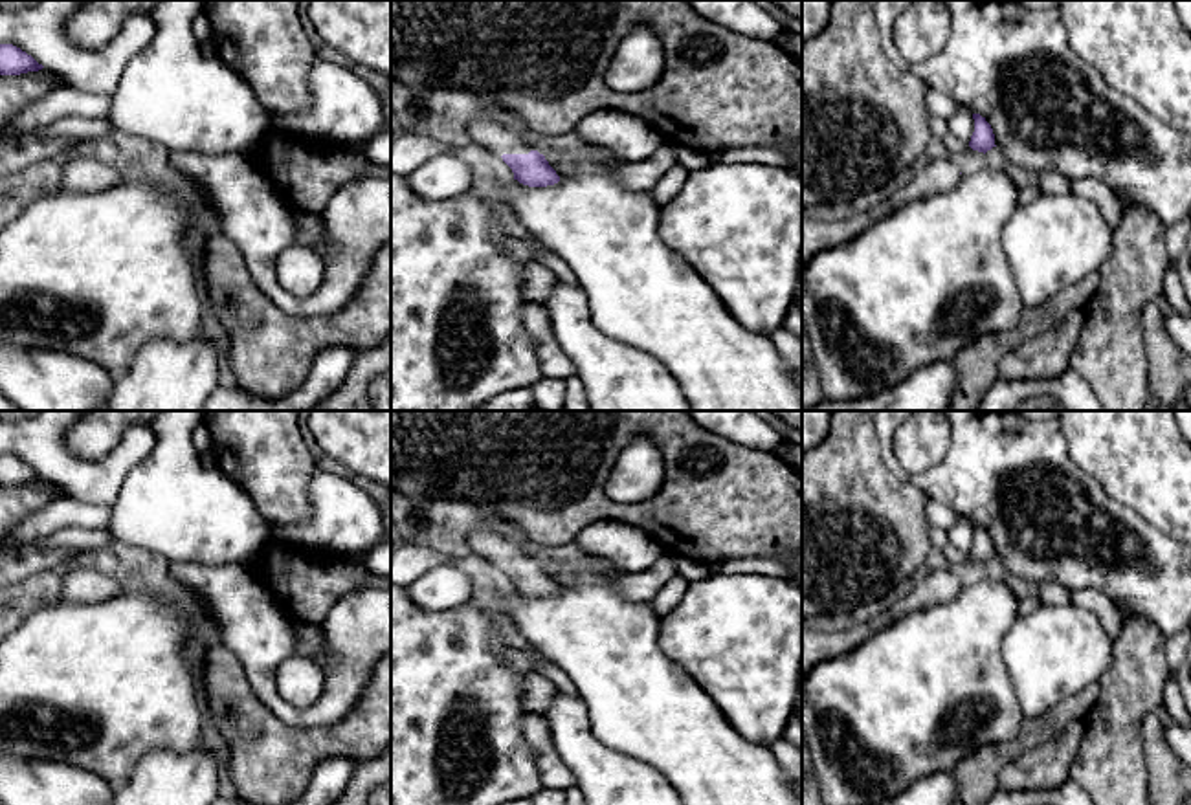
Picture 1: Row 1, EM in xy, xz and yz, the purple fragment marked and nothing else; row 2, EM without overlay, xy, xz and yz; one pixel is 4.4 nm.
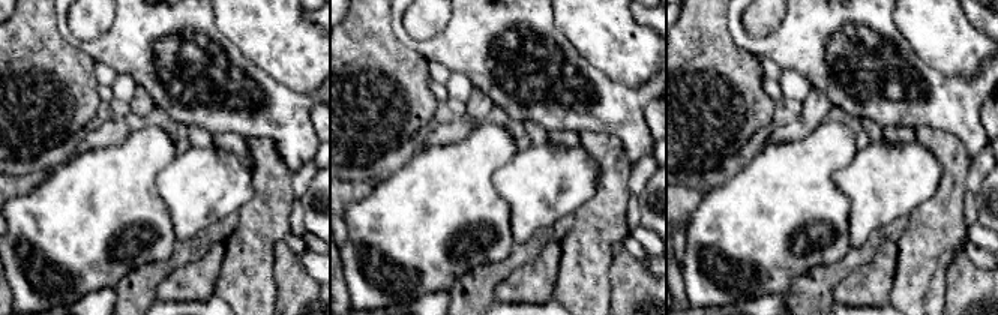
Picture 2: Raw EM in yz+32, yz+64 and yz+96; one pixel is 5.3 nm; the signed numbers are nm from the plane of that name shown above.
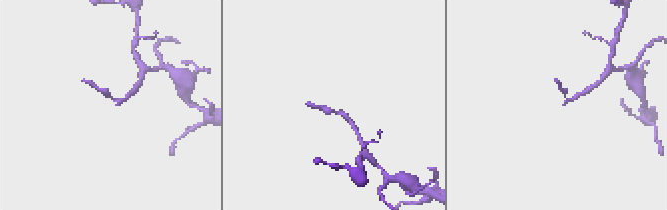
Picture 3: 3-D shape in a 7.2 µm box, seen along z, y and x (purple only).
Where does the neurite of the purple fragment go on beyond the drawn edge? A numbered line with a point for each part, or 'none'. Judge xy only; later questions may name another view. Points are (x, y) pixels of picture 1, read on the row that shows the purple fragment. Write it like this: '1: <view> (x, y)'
none

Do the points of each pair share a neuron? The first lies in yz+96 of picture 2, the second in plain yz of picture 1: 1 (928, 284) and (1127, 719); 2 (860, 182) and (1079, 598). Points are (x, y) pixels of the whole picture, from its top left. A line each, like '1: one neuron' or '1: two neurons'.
1: one neuron
2: two neurons

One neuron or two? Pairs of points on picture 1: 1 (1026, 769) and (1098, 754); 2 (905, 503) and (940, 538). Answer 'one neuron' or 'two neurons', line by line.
1: two neurons
2: two neurons

